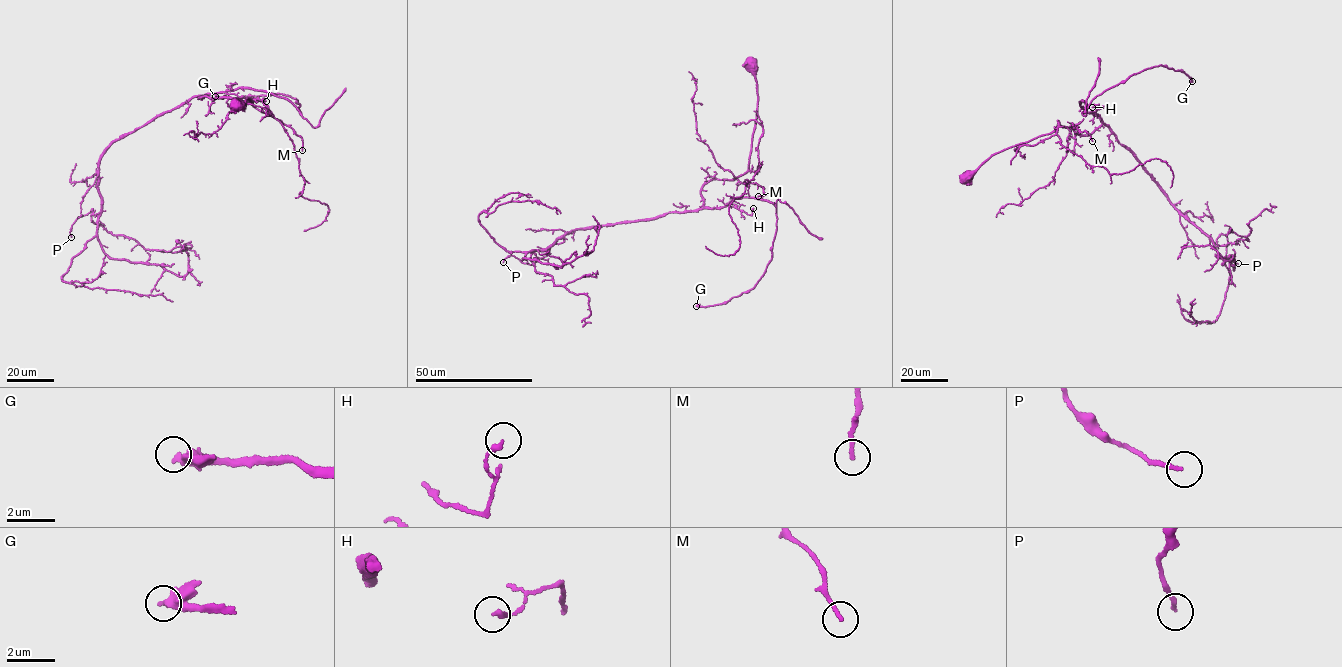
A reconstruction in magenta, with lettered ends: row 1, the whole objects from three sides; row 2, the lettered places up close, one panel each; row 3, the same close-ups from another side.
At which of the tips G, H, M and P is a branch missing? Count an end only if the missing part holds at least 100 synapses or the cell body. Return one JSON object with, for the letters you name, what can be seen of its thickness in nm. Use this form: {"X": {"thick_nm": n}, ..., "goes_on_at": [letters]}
{"goes_on_at": []}

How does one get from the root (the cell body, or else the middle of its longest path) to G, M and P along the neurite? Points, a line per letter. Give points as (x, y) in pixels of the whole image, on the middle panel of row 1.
G: (752, 63), (747, 170), (701, 192), (706, 207), (774, 204), (772, 254), (752, 288), (696, 306)
M: (752, 63), (757, 110), (749, 163), (745, 173), (736, 178), (763, 187), (765, 194), (758, 196)
P: (752, 63), (747, 170), (705, 182), (702, 208), (580, 228), (534, 251), (532, 264), (503, 262)

